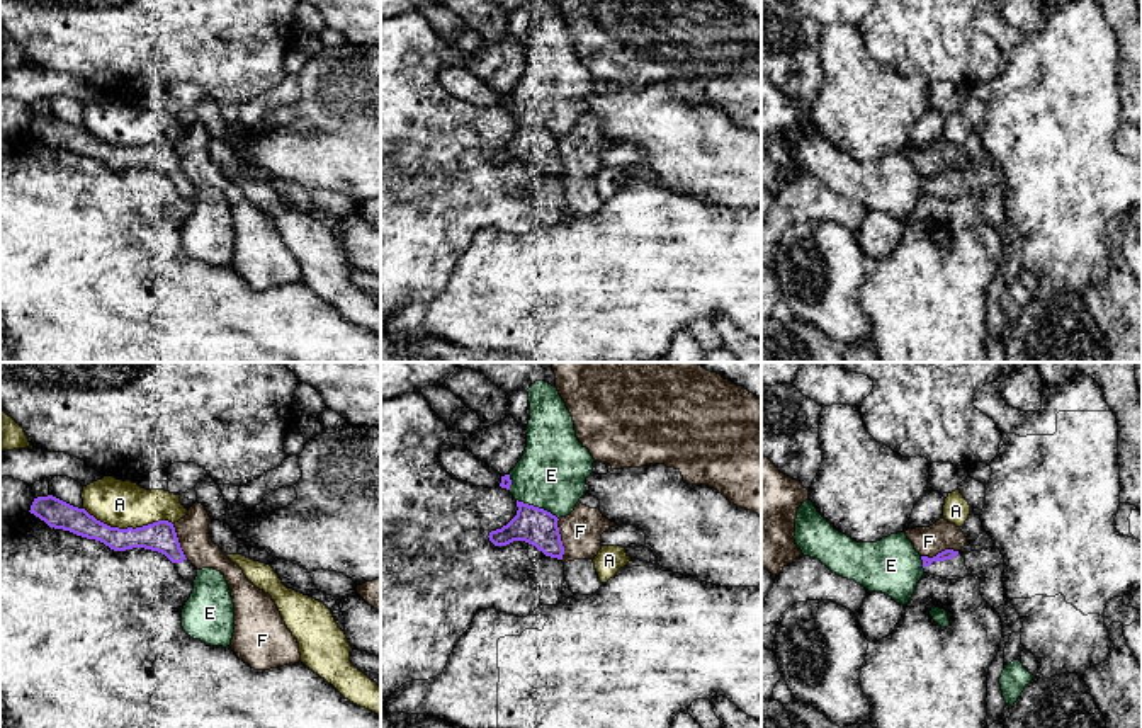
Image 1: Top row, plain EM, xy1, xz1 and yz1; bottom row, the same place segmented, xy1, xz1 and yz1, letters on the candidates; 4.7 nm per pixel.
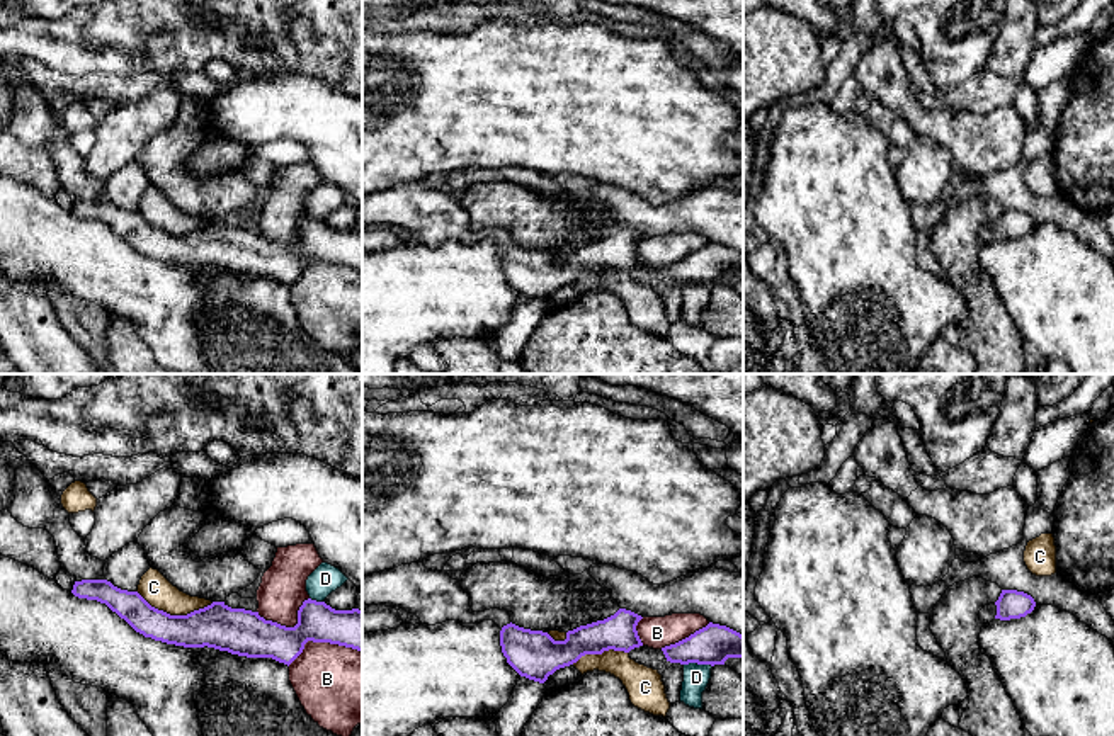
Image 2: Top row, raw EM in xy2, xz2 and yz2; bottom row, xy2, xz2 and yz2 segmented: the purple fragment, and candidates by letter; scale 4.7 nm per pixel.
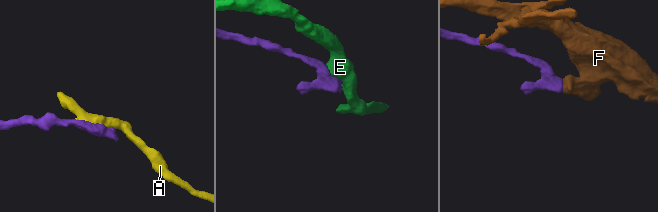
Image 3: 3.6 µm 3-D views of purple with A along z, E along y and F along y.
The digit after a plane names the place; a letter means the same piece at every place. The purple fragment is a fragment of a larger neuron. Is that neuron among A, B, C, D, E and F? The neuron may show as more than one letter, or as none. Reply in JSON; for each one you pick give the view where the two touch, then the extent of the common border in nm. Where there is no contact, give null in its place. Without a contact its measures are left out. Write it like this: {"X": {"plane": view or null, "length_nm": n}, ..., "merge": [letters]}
{"merge": []}

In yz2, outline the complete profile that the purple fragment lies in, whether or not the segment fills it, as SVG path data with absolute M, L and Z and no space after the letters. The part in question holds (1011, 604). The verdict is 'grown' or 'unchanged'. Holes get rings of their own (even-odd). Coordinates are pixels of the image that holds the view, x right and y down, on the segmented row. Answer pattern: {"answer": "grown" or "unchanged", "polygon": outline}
{"answer": "grown", "polygon": "M1002 590L995 603L985 605L980 610L981 624L990 624L995 619L1010 620L1020 619L1031 614L1036 607L1036 602L1031 595L1017 590Z"}

